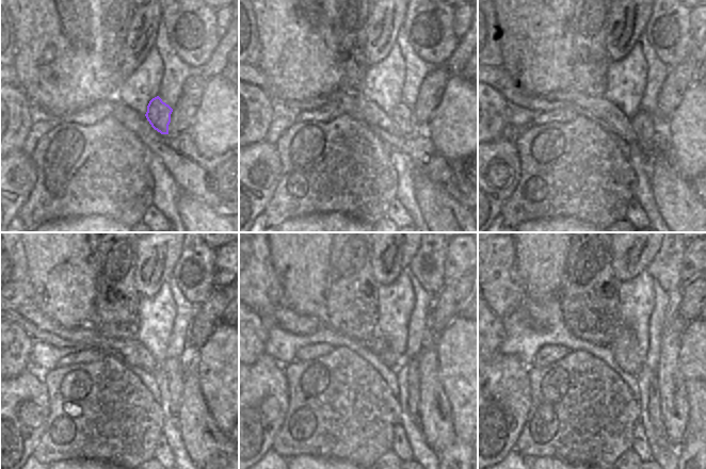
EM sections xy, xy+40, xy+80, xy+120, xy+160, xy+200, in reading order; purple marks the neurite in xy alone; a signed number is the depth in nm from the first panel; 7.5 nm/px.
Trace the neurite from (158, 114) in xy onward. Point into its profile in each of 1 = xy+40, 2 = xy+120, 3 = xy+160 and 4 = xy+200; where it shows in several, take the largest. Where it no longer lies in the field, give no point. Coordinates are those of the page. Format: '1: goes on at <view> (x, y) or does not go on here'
1: goes on at xy+40 (402, 116)
2: goes on at xy+120 (173, 368)
3: goes on at xy+160 (413, 379)
4: goes on at xy+200 (655, 415)

